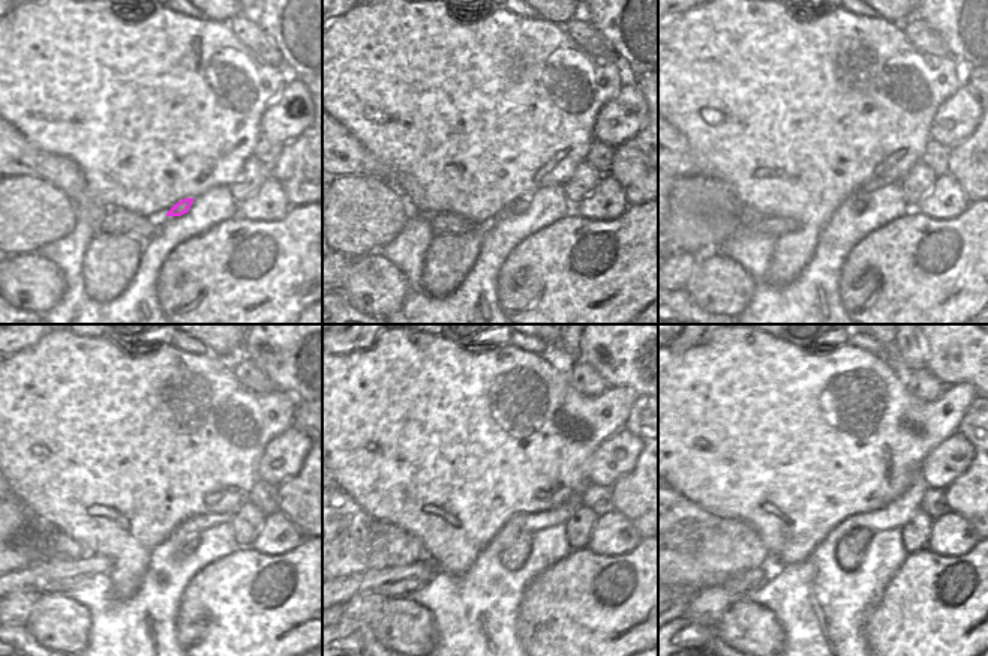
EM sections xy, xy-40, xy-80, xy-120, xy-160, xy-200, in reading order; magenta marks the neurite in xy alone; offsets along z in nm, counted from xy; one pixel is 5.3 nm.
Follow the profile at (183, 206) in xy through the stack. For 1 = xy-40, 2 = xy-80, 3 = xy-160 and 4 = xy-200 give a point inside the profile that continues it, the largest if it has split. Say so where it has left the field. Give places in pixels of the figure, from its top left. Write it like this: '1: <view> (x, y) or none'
1: xy-40 (519, 206)
2: xy-80 (859, 206)
3: xy-160 (516, 554)
4: xy-200 (850, 550)

